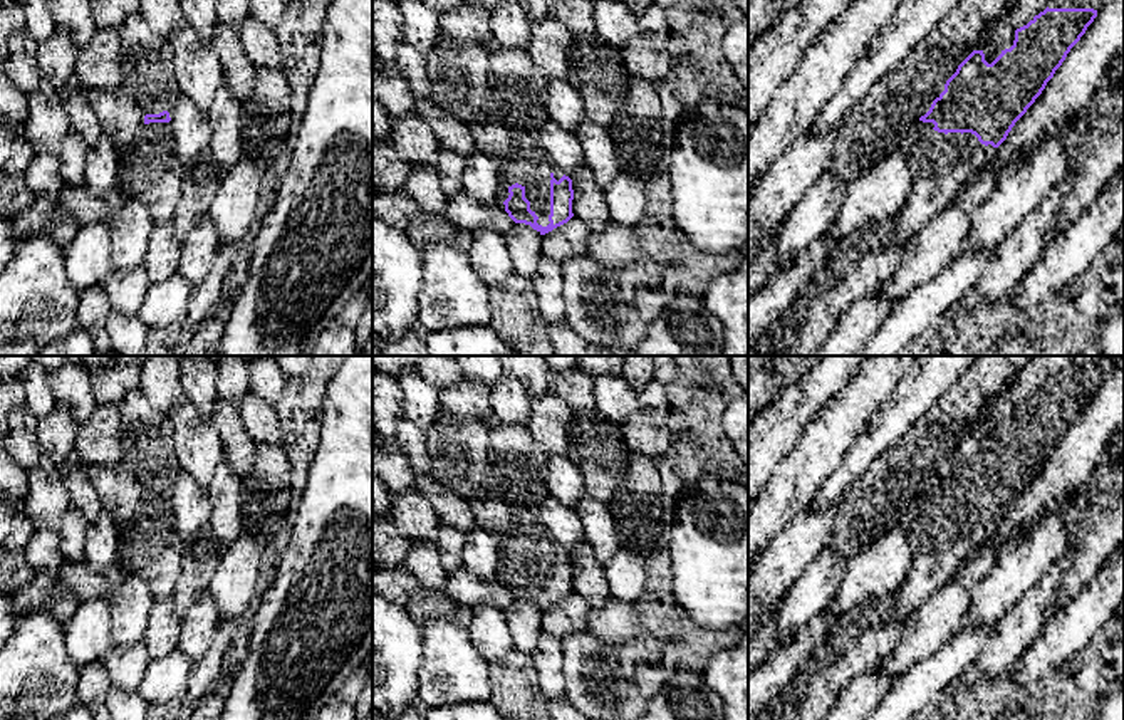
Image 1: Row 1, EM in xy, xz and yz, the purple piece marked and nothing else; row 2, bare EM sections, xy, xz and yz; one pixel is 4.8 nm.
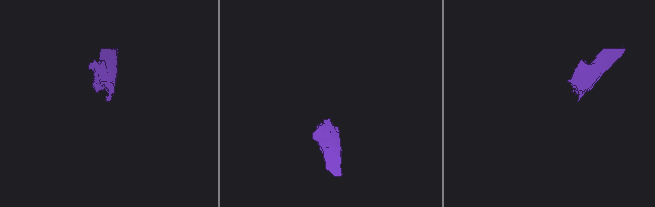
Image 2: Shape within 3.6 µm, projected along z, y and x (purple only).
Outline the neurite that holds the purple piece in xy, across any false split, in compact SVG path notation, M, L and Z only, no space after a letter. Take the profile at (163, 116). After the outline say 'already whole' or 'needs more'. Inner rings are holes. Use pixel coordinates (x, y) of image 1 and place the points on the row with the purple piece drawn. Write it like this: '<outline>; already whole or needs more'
M168 111L146 114L117 156L117 190L146 206L153 225L168 223L181 195L185 168L174 158Z; needs more

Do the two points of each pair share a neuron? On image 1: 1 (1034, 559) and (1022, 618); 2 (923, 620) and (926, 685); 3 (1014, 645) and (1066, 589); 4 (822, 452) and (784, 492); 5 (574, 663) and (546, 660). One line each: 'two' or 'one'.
1: two
2: two
3: two
4: one
5: two

